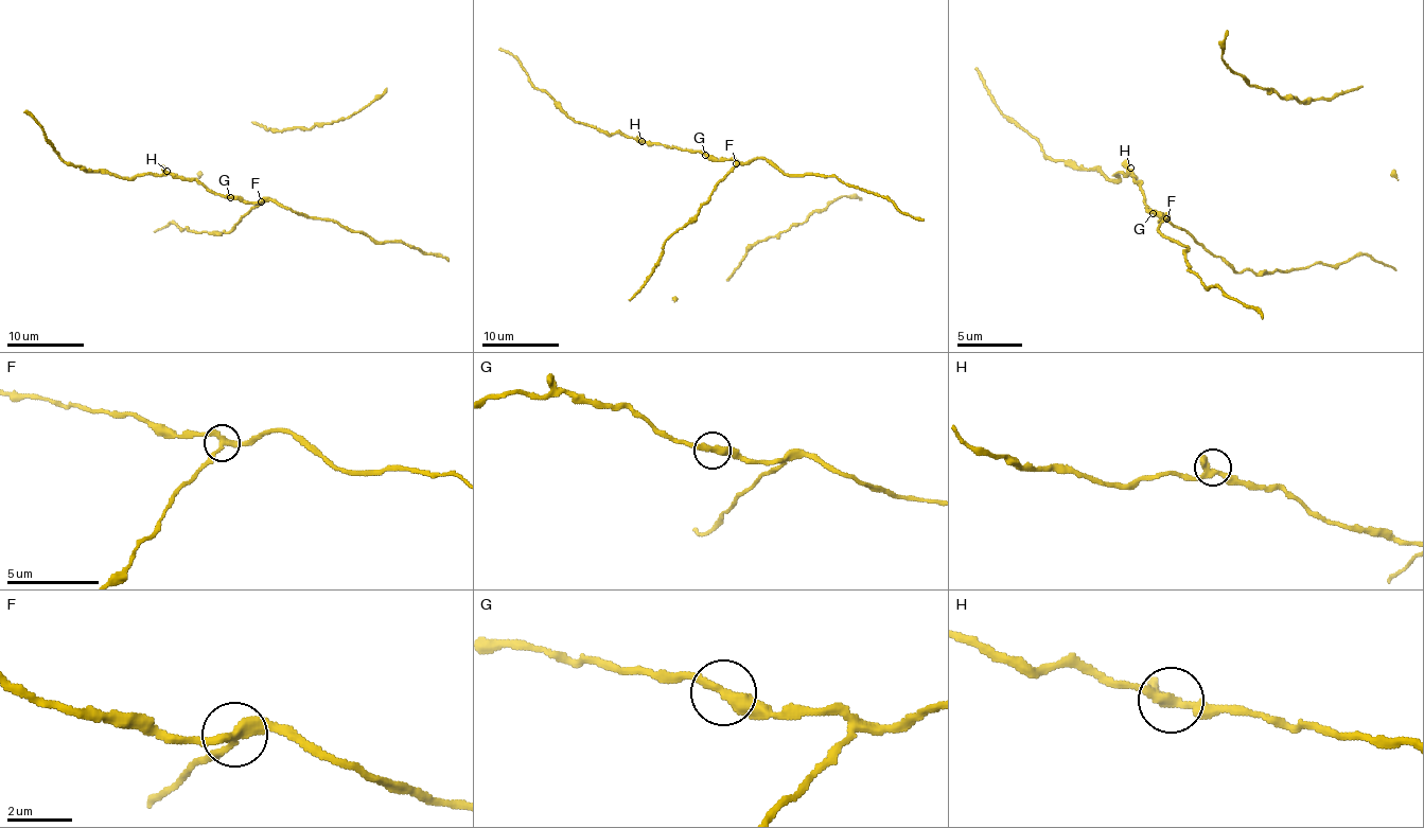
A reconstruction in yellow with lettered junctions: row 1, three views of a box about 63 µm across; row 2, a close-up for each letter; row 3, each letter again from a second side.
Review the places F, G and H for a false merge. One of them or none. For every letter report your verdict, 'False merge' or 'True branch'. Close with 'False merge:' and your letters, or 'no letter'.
F: False merge
G: True branch
H: True branch
False merge: F

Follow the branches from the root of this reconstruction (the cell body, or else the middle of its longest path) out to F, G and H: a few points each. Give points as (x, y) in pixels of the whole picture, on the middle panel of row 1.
F: (692, 221), (714, 188), (737, 162)
G: (692, 221), (714, 188), (735, 164), (733, 160), (716, 160), (705, 155)
H: (692, 221), (735, 162), (716, 160), (698, 151), (681, 151), (677, 146), (648, 145), (642, 141)

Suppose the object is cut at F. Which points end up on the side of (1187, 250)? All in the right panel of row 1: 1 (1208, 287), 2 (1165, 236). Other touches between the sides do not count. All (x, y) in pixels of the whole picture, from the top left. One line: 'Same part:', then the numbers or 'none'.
Same part: 1, 2

